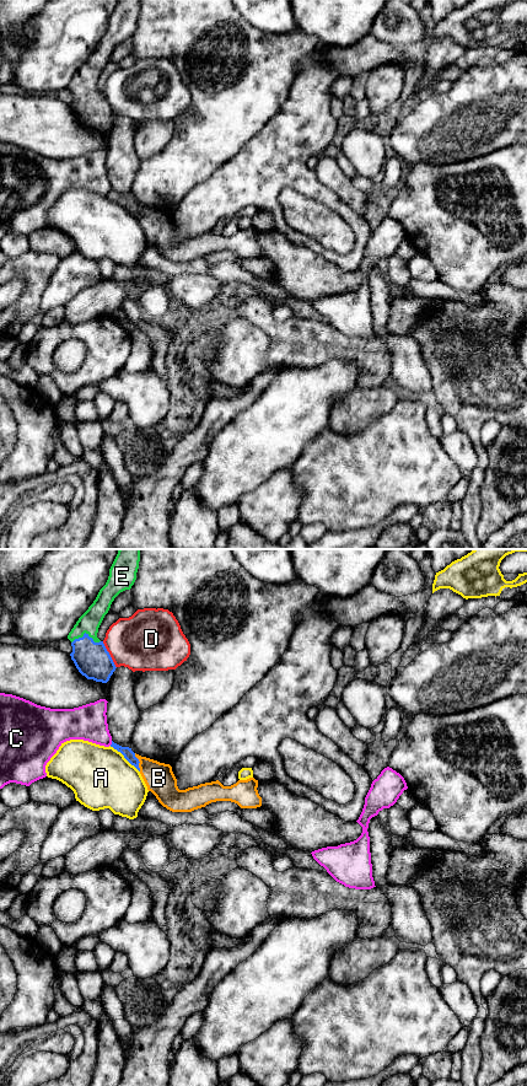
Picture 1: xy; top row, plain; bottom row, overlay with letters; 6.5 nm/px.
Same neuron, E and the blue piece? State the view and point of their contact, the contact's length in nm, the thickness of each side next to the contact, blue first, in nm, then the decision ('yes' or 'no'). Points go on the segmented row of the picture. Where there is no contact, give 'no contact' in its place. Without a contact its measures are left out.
xy (85, 633) | 190 nm | 240/140 nm | yes

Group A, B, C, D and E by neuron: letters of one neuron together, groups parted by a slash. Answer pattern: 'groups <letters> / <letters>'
groups A / B E / C / D

